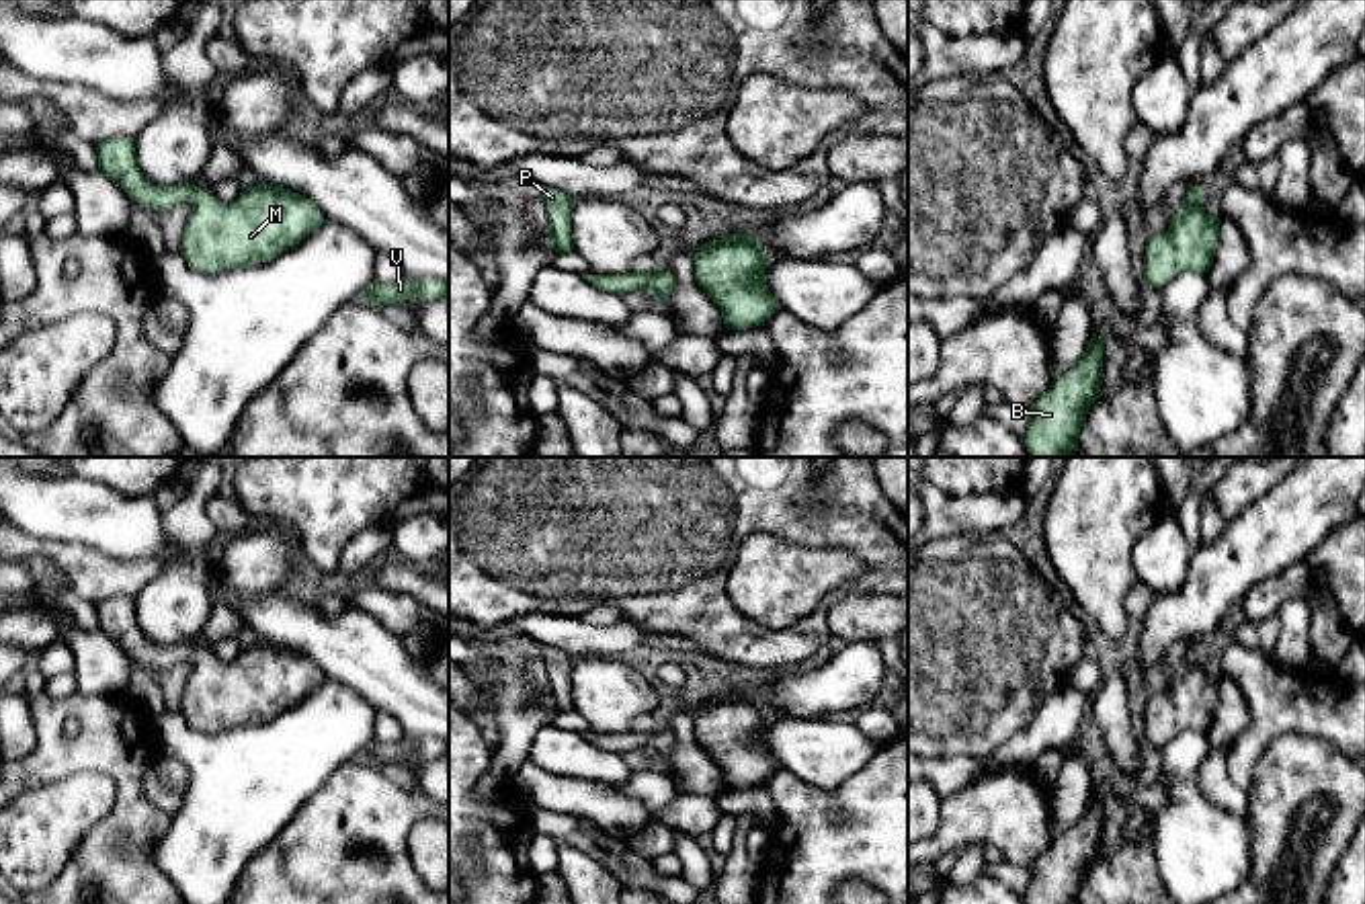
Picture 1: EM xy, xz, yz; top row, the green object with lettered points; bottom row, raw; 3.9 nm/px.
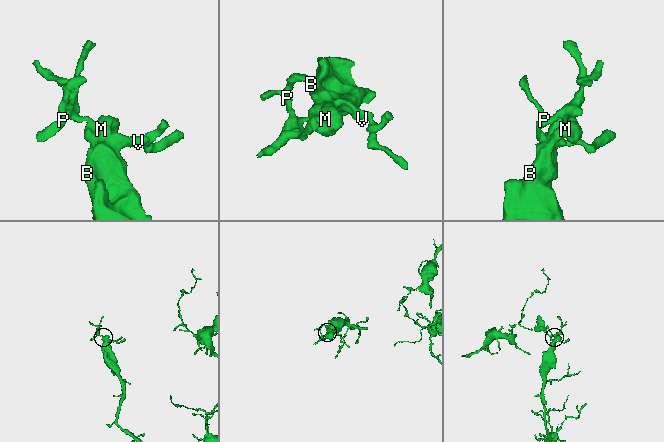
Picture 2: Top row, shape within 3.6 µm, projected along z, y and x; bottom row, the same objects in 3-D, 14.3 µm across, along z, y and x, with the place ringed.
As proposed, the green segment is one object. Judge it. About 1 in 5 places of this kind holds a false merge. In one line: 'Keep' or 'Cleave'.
Keep

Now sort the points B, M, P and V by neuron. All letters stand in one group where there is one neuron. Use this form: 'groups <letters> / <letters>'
groups B M P V

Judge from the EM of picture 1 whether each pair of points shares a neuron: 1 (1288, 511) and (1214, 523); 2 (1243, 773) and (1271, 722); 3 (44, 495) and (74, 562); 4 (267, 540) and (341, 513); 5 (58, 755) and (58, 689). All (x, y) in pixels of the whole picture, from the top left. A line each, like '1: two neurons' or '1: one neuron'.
1: two neurons
2: one neuron
3: two neurons
4: two neurons
5: two neurons

